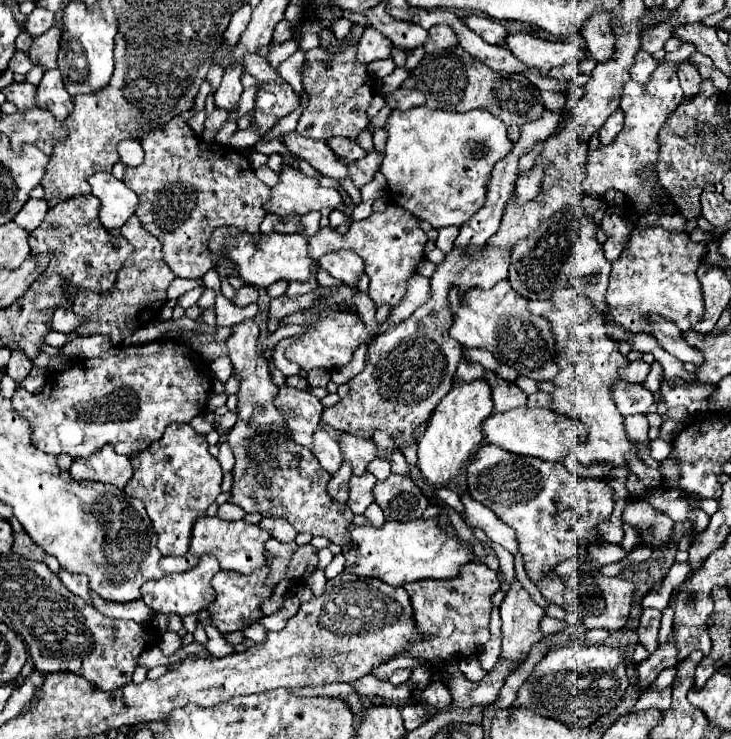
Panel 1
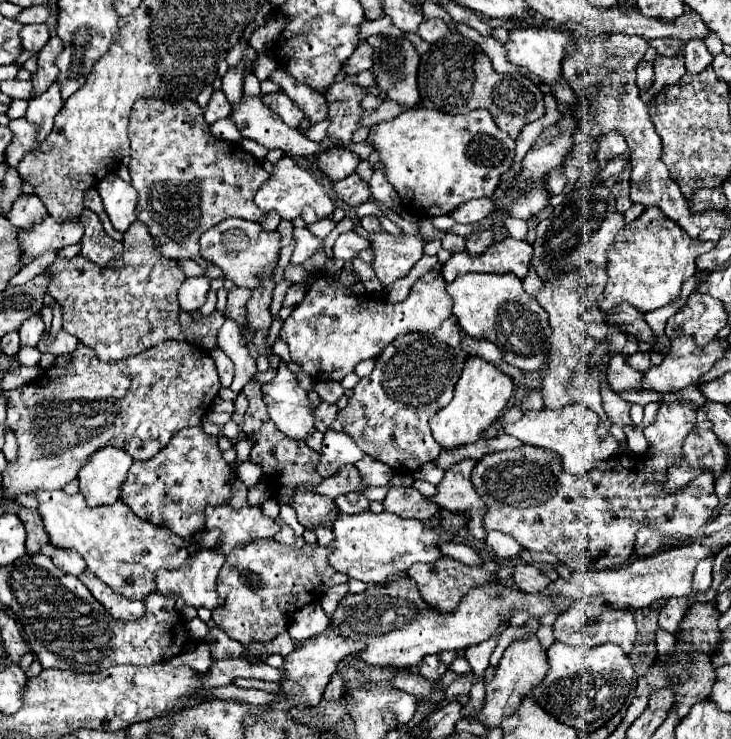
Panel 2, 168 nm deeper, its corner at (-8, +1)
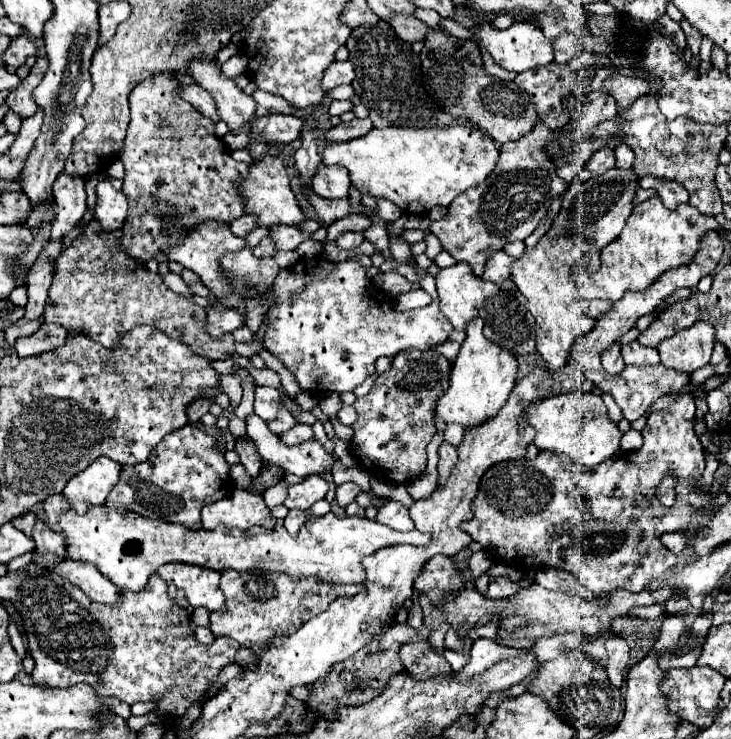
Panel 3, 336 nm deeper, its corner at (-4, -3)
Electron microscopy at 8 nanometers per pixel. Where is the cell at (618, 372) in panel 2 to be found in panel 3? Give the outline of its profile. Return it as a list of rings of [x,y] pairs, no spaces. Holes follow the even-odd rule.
[[[613,343],[611,347],[607,347],[601,353],[601,363],[603,363],[603,369],[607,373],[619,373],[621,367],[625,367],[625,363],[621,359],[621,345],[619,343]]]

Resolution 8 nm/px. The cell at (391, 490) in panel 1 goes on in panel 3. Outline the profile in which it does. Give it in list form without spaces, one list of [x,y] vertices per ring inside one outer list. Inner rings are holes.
[[[385,503],[379,509],[375,521],[383,523],[383,525],[389,525],[395,531],[411,531],[411,529],[415,529],[413,521],[409,517],[409,511],[401,503]]]

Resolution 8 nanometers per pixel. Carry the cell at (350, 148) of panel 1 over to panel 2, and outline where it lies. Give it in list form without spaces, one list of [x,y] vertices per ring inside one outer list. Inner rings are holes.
[[[331,147],[325,149],[319,157],[317,157],[317,167],[327,173],[333,181],[341,181],[345,177],[349,177],[357,165],[359,165],[359,155],[353,153],[351,149],[345,147]]]

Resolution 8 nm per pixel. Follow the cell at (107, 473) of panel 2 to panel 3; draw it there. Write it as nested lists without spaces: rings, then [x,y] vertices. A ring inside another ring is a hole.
[[[95,459],[81,475],[75,475],[65,485],[65,499],[77,513],[85,513],[93,505],[103,505],[109,491],[119,479],[119,463],[113,459]]]

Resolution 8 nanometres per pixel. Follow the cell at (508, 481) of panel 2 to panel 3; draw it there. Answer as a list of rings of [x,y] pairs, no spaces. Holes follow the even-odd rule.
[[[679,393],[677,395],[677,401],[673,401],[669,407],[661,409],[661,411],[653,411],[647,419],[647,425],[645,429],[641,431],[643,433],[643,447],[637,449],[637,451],[631,451],[629,457],[617,457],[617,459],[605,459],[603,463],[599,463],[590,469],[571,461],[569,457],[565,455],[557,455],[557,453],[551,453],[551,451],[541,451],[535,459],[513,459],[513,461],[503,461],[503,463],[497,463],[493,465],[481,479],[479,483],[479,491],[477,491],[477,497],[473,501],[473,513],[475,517],[471,521],[463,521],[461,523],[461,529],[471,535],[473,541],[477,541],[479,545],[483,545],[483,549],[491,555],[491,559],[495,561],[501,561],[505,565],[513,565],[513,563],[521,563],[521,571],[531,571],[531,569],[545,569],[545,567],[555,567],[555,569],[565,569],[569,573],[573,573],[587,589],[591,589],[595,595],[605,595],[609,597],[611,591],[615,589],[623,589],[623,591],[631,591],[631,593],[641,593],[645,589],[651,587],[653,581],[657,581],[661,575],[665,575],[671,567],[675,567],[677,563],[677,557],[661,543],[661,535],[665,531],[681,531],[681,529],[689,529],[691,523],[695,523],[701,515],[699,515],[699,509],[705,507],[707,503],[711,503],[713,495],[711,493],[703,493],[701,489],[689,489],[691,483],[695,483],[703,469],[705,469],[705,449],[699,441],[699,437],[695,435],[693,431],[693,419],[695,419],[695,399],[691,393]],[[665,475],[677,475],[679,477],[679,503],[673,505],[673,507],[665,507],[663,503],[657,501],[655,497],[655,491],[661,483],[661,479]]]

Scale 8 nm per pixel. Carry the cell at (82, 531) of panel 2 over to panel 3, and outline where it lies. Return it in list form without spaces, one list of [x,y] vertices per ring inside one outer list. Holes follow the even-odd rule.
[[[105,505],[91,507],[85,515],[77,515],[71,509],[59,517],[59,525],[63,527],[69,541],[69,559],[95,565],[99,573],[111,579],[119,591],[141,591],[147,585],[149,575],[153,575],[159,565],[165,563],[189,563],[215,571],[265,569],[297,577],[319,575],[323,581],[333,583],[363,583],[363,557],[395,543],[419,545],[423,539],[417,531],[399,533],[367,517],[337,517],[333,513],[307,521],[299,529],[297,537],[287,533],[283,521],[277,521],[275,529],[251,527],[249,531],[237,531],[229,527],[217,527],[213,531],[191,531],[183,525],[157,519],[153,521],[139,515],[123,517],[119,511]]]

